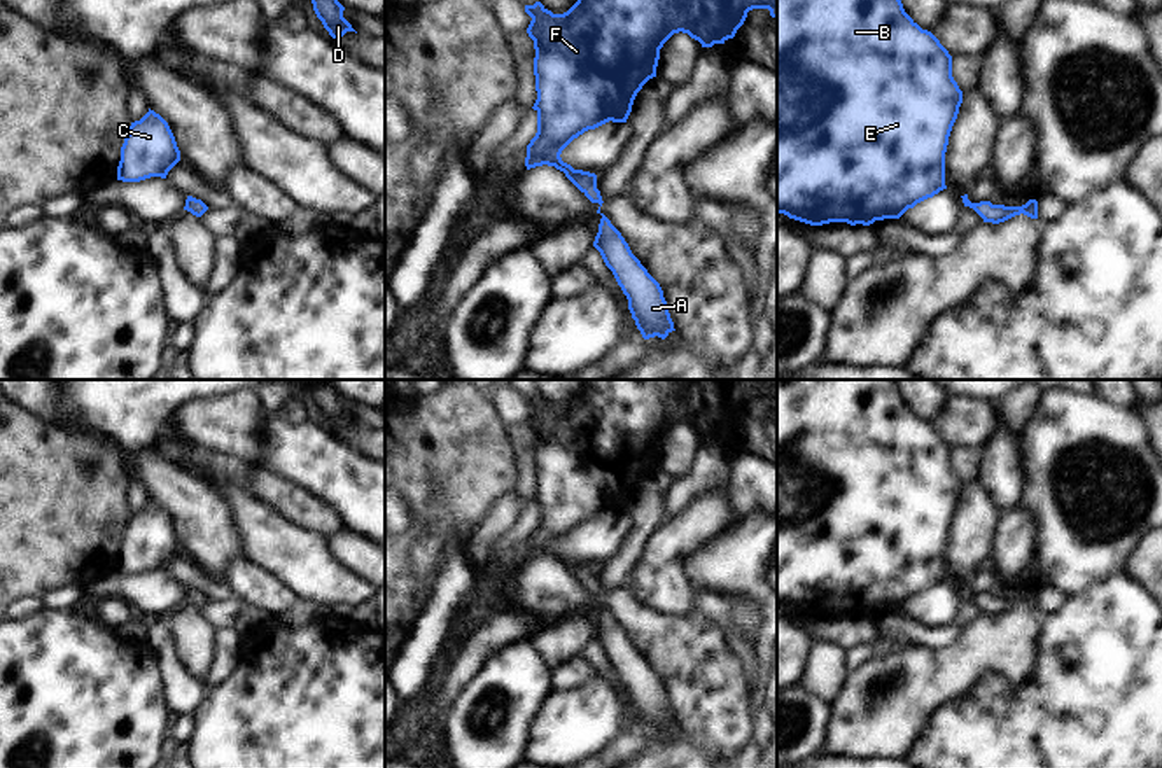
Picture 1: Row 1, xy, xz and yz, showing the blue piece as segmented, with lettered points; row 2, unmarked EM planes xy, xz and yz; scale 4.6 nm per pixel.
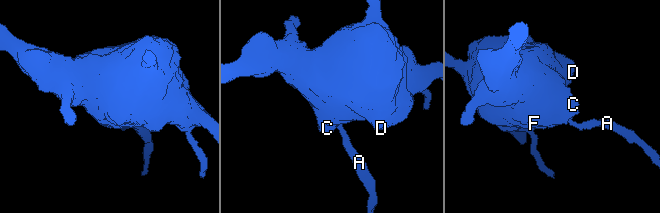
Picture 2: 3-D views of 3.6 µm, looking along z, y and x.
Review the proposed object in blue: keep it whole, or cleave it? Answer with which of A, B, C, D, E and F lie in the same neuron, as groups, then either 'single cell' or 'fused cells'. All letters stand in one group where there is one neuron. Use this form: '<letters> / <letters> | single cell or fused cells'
A B C D E F | single cell

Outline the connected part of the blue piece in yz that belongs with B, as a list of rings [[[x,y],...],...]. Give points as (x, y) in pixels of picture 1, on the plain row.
[[[777,380],[777,605],[810,618],[870,618],[900,611],[908,600],[947,581],[945,544],[961,495],[962,483],[952,469],[952,448],[905,404],[896,380]]]

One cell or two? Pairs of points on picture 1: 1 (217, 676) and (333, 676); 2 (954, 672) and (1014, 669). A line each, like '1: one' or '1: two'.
1: two
2: one

